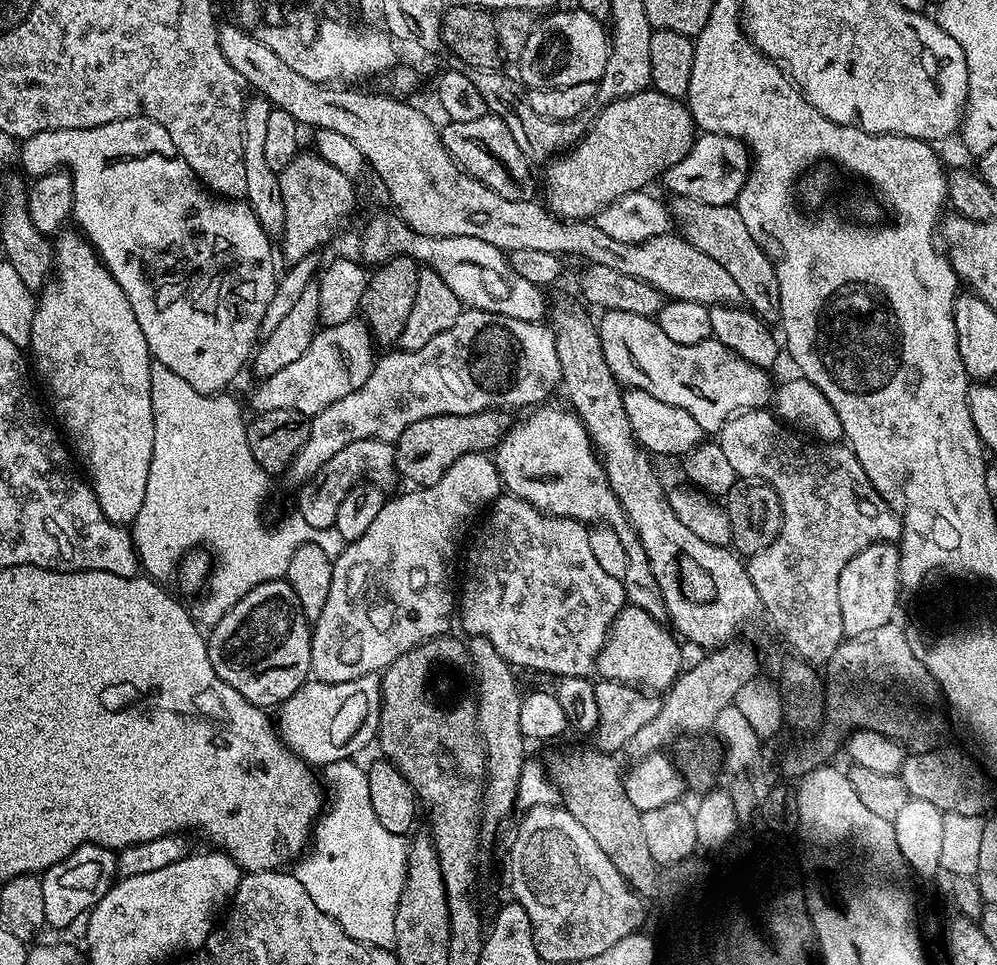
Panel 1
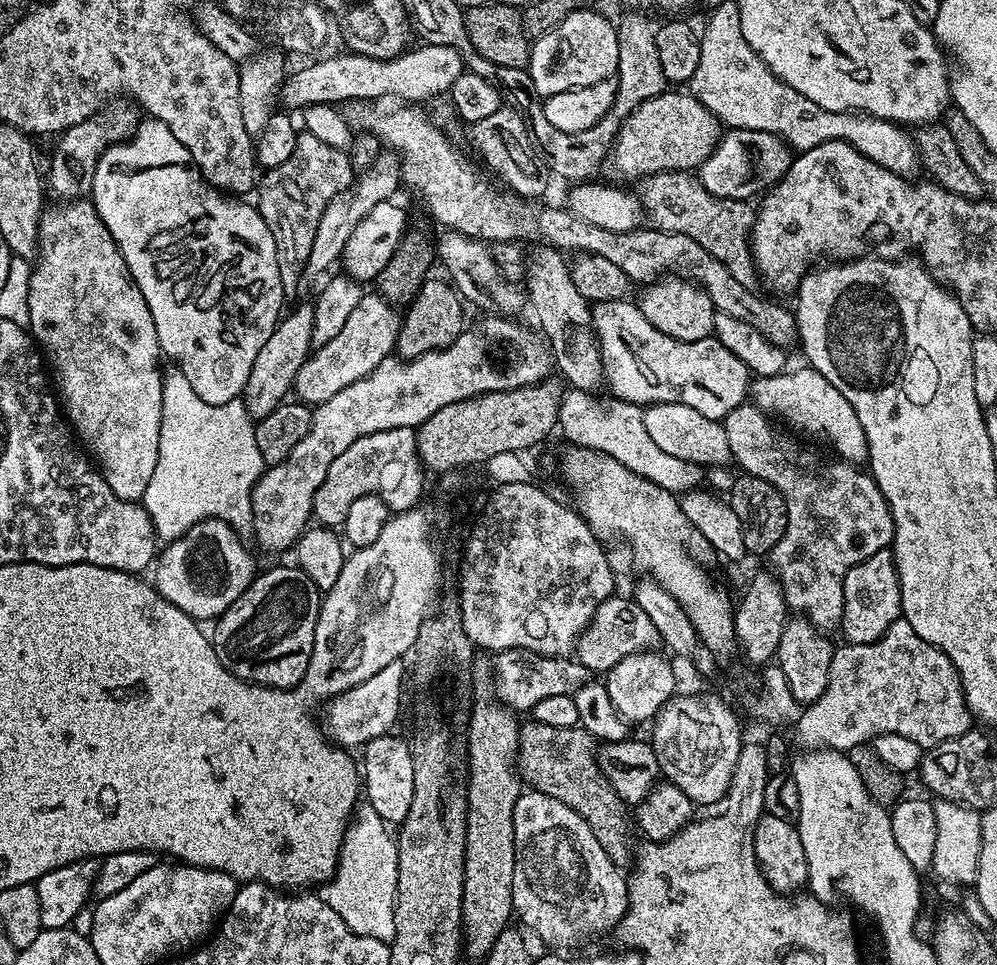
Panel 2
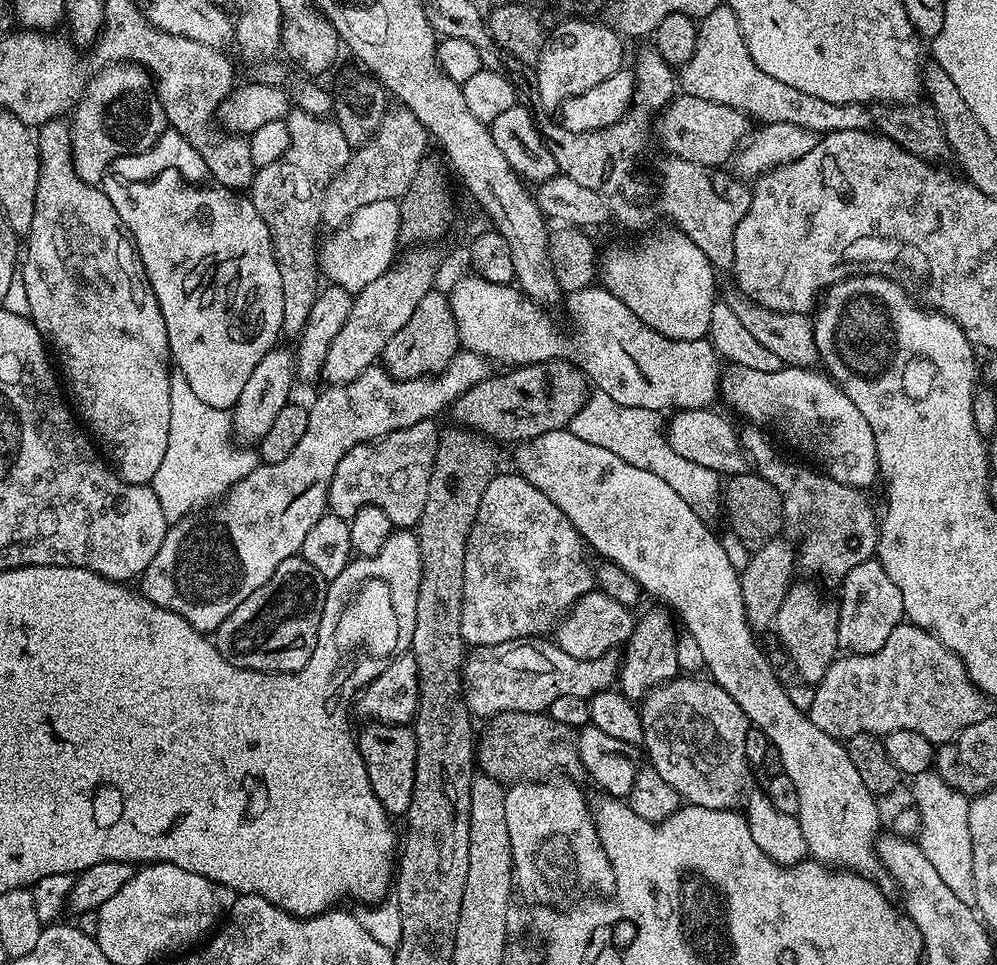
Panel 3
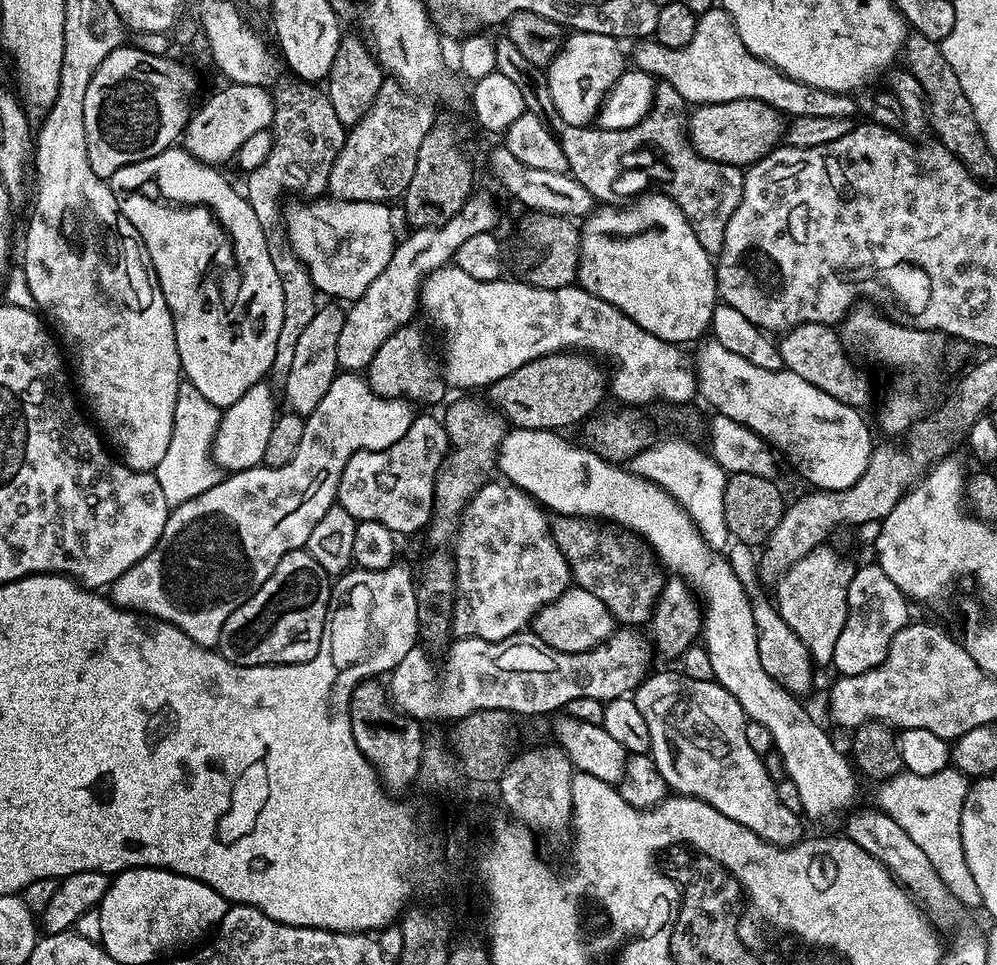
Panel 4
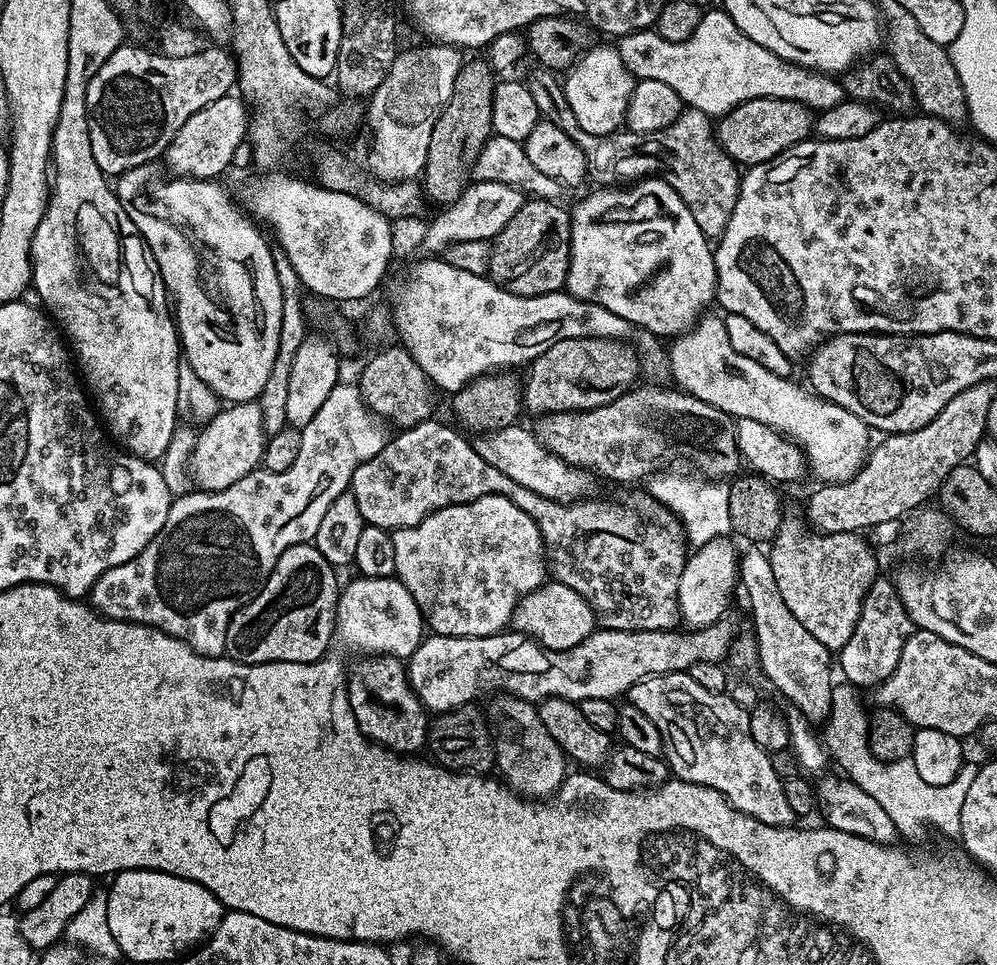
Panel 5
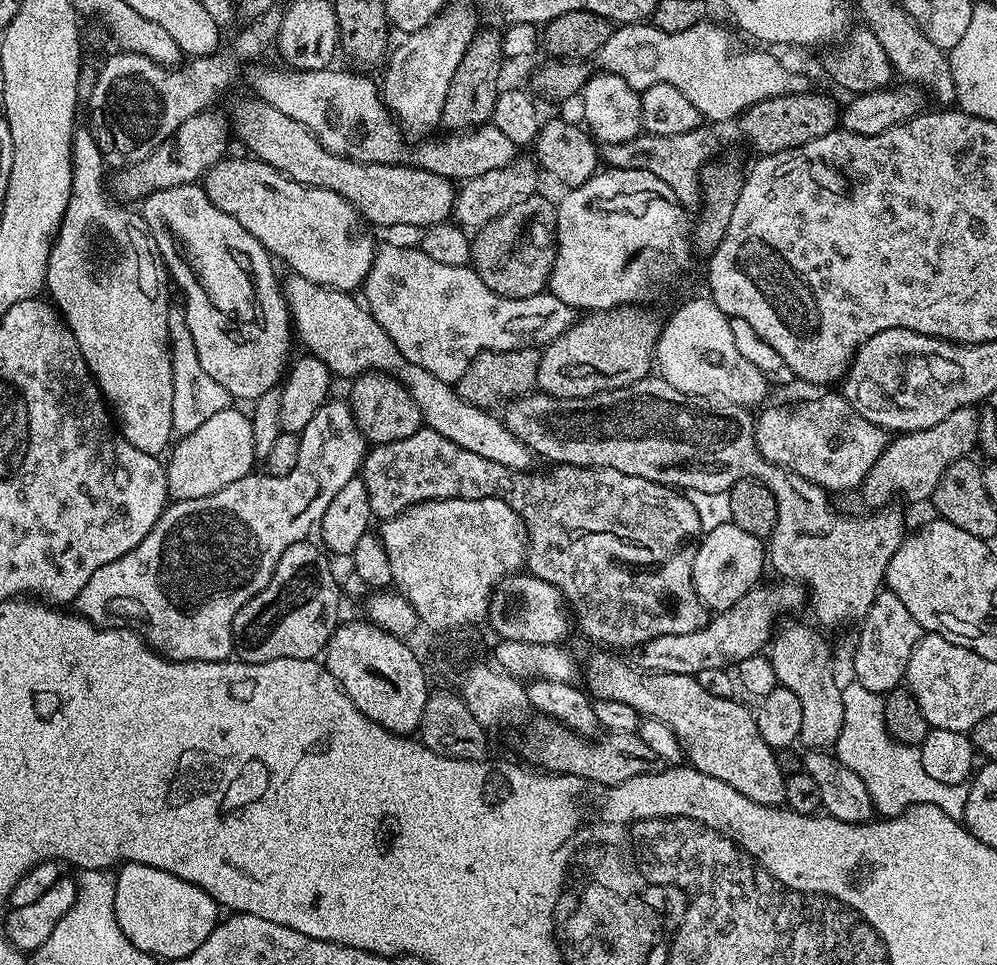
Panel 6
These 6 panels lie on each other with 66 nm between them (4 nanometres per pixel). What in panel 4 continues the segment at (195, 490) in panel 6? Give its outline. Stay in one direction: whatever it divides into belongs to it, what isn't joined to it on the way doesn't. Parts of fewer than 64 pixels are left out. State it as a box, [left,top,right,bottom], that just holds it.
[212,382,278,473]

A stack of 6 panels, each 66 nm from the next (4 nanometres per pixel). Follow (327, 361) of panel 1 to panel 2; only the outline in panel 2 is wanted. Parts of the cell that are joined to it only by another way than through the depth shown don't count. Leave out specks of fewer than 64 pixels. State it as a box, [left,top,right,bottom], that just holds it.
[294,294,401,406]

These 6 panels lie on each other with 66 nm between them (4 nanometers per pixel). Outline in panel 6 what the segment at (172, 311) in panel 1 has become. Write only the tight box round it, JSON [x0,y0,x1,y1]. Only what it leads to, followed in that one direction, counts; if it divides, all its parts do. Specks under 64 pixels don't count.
[138,183,294,402]

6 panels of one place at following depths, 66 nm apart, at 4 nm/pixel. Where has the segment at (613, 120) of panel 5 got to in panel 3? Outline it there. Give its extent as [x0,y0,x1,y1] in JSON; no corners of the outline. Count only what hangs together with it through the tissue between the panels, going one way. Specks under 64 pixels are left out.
[535,18,624,109]

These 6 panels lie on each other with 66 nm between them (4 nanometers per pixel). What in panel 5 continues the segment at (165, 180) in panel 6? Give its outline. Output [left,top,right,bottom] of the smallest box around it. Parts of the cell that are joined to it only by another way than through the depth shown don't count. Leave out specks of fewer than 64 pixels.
[162,94,249,180]

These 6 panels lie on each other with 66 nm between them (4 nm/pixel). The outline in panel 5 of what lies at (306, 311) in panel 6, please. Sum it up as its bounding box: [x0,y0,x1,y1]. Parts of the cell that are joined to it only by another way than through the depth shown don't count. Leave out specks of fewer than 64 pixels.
[474,422,593,502]

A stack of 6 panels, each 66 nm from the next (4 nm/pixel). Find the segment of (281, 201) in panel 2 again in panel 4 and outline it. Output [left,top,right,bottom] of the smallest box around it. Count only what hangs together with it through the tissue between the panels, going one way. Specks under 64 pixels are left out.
[246,82,346,386]

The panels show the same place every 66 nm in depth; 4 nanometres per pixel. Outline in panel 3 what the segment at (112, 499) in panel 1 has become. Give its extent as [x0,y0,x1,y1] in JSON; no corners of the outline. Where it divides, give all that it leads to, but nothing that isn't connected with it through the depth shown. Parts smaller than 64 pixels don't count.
[22,118,172,485]

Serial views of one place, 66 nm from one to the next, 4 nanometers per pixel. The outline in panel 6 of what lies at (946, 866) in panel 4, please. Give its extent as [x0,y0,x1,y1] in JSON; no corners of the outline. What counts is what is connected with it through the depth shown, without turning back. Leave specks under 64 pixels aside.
[834,682,968,820]

